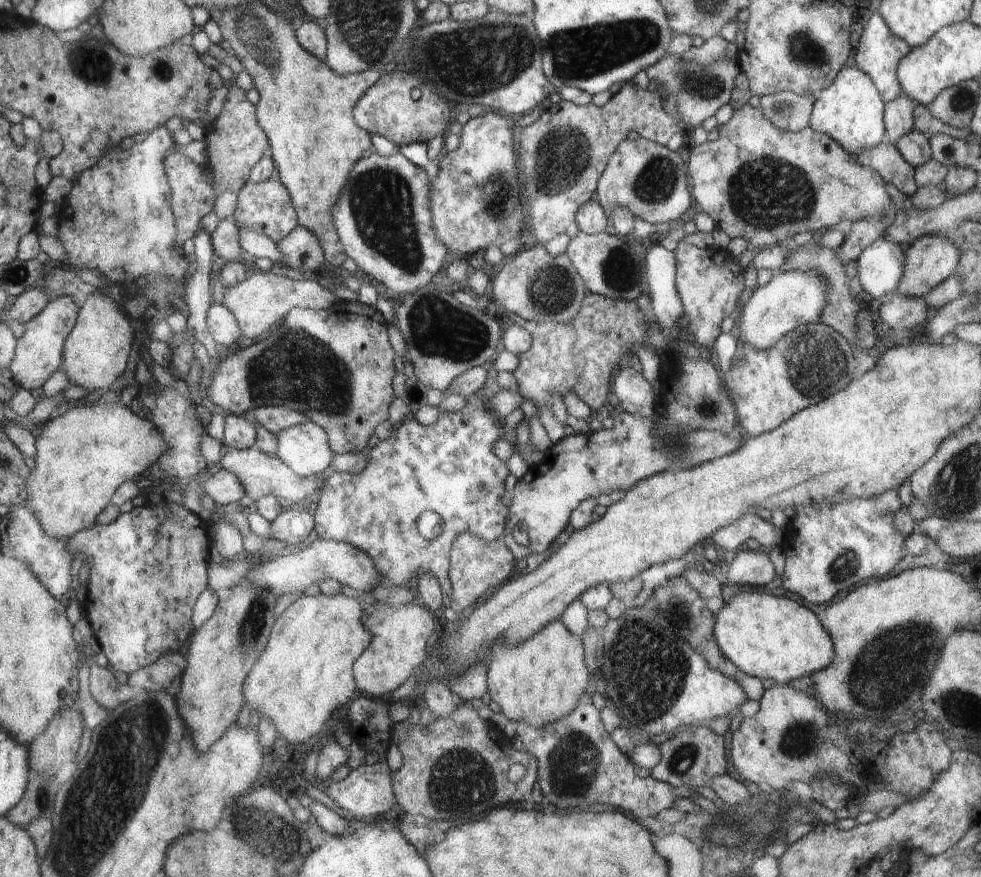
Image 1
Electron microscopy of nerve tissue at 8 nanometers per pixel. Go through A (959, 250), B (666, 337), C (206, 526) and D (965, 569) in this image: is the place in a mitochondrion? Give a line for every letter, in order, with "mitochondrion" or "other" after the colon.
A: other
B: other
C: other
D: other

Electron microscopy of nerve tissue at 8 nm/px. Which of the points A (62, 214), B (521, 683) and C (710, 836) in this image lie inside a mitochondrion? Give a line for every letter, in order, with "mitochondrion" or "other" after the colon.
A: other
B: other
C: other

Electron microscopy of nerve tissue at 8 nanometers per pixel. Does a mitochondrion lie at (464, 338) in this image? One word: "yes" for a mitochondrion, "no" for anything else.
yes

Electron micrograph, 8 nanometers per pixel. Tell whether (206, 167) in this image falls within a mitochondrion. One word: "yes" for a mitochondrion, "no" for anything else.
no

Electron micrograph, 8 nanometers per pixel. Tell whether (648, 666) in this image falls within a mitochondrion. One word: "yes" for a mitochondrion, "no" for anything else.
yes

